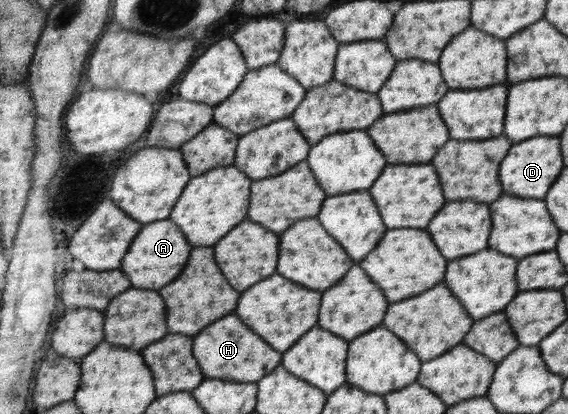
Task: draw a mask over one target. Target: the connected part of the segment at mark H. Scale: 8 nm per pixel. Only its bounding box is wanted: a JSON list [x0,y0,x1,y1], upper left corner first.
[195,315,281,383]

